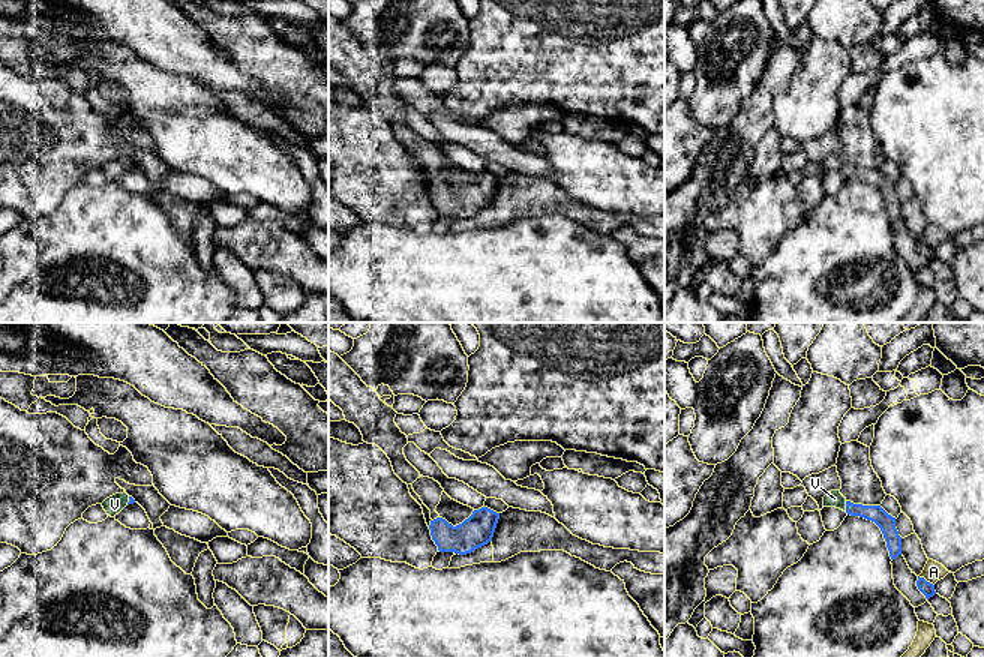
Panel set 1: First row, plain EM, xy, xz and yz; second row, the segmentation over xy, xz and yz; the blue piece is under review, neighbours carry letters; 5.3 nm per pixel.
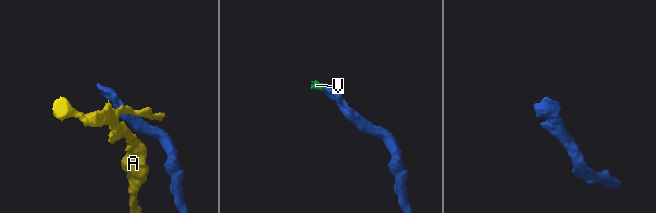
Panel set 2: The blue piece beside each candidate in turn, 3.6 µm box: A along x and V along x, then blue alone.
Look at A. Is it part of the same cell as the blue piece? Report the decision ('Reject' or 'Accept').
Reject

